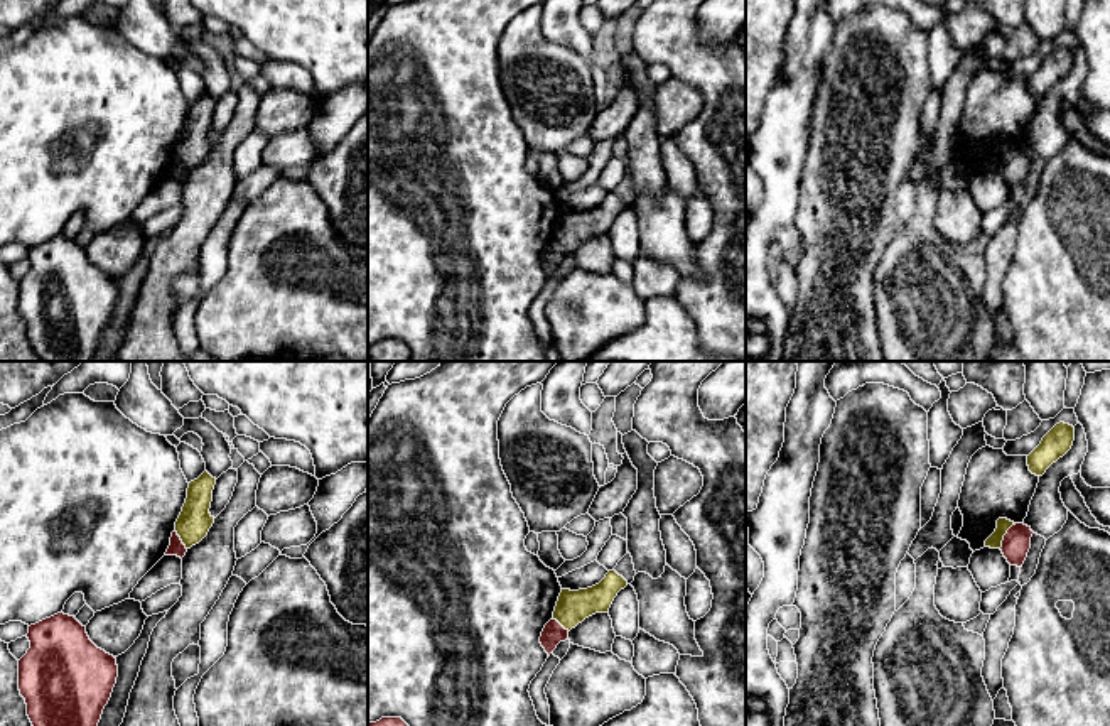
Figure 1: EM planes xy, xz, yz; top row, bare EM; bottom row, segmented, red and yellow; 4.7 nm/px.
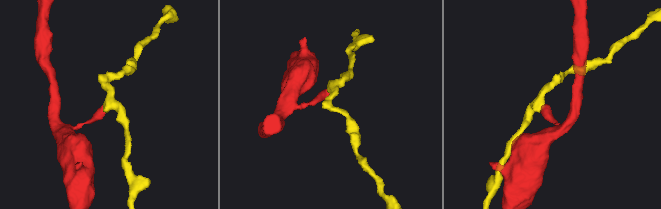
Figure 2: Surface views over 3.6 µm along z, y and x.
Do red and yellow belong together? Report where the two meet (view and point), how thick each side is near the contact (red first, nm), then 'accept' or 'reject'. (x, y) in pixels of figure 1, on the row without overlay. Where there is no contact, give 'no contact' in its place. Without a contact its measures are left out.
contact yz (1004, 157); calibres 140 and 70 nm; reject

